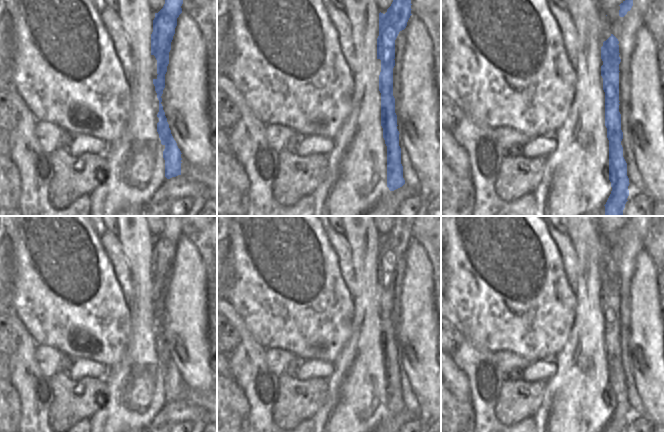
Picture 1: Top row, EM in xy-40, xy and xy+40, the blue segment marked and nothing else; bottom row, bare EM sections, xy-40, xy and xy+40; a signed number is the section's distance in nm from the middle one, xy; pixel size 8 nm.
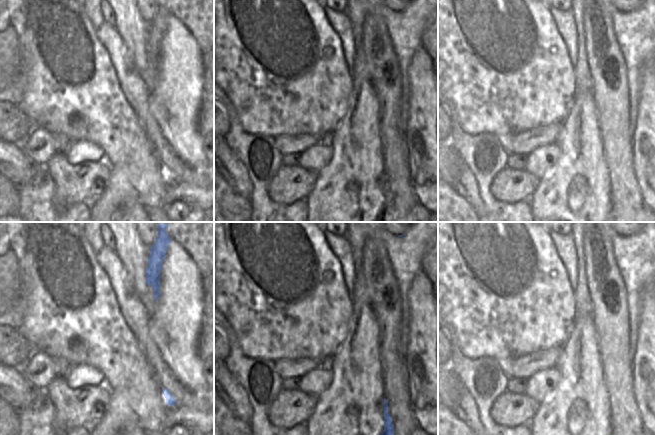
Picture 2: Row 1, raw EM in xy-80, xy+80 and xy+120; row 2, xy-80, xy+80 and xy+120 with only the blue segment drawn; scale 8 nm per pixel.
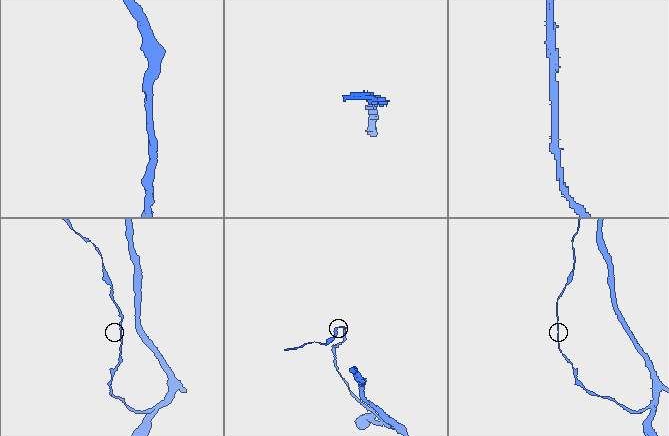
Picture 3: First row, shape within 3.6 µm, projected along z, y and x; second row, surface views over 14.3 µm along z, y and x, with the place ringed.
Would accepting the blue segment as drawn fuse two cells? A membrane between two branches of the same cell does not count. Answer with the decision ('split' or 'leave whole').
leave whole

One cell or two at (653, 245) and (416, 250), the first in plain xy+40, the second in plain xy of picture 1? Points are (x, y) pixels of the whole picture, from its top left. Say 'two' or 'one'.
two

